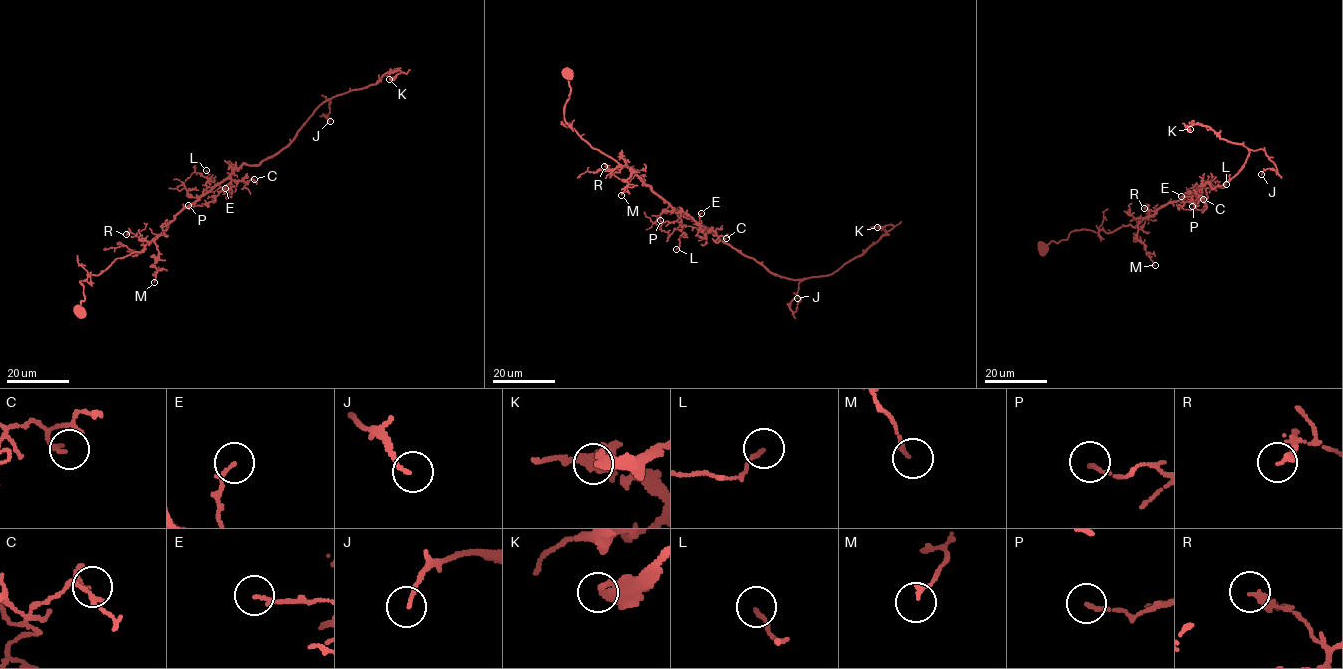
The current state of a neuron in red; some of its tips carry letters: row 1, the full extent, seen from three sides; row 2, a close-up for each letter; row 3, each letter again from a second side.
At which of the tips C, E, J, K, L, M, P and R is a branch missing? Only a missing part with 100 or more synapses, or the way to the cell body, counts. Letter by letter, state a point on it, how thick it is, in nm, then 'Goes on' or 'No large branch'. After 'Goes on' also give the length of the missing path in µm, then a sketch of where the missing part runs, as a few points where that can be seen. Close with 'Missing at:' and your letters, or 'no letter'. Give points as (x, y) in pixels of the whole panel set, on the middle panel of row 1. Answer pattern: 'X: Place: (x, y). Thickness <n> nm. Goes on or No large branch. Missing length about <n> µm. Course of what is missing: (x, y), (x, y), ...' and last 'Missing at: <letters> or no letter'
C: Place: (726, 238). Thickness 130 nm. No large branch
E: Place: (701, 213). Thickness 140 nm. No large branch
J: Place: (797, 298). Thickness 120 nm. No large branch
K: Place: (877, 227). Thickness 400 nm. No large branch
L: Place: (676, 249). Thickness 120 nm. No large branch
M: Place: (621, 195). Thickness 140 nm. No large branch
P: Place: (660, 220). Thickness 120 nm. No large branch
R: Place: (604, 166). Thickness 120 nm. No large branch
Missing at: no letter

